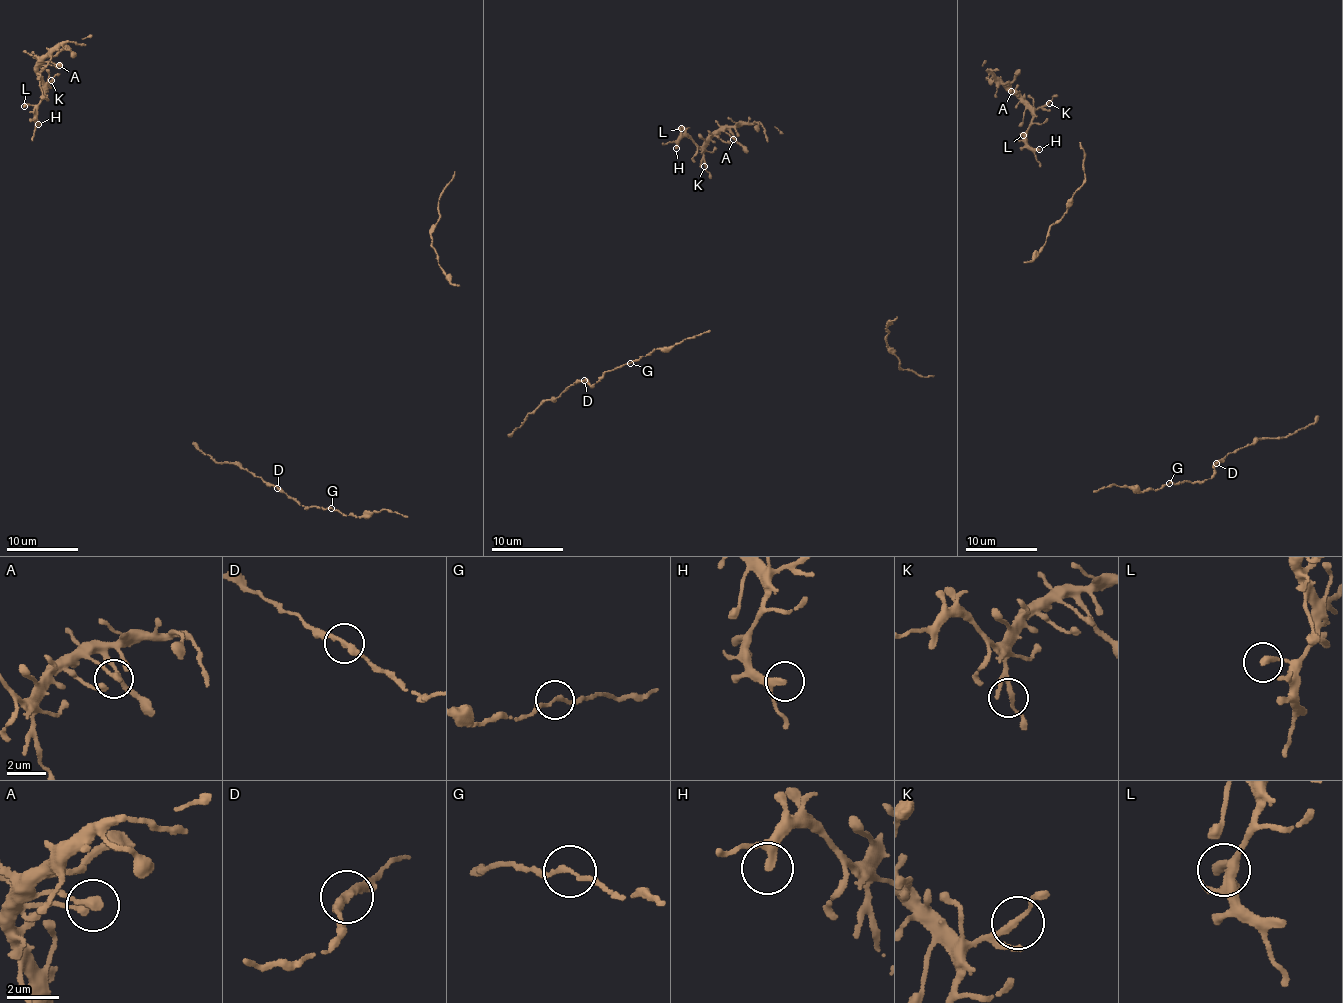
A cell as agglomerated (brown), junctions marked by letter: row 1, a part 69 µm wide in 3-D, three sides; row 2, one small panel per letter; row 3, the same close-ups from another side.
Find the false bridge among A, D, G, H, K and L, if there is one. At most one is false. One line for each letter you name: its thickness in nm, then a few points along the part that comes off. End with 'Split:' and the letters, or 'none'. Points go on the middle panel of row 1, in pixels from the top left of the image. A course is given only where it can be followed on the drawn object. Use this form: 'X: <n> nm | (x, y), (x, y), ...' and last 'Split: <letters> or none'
Split: none

